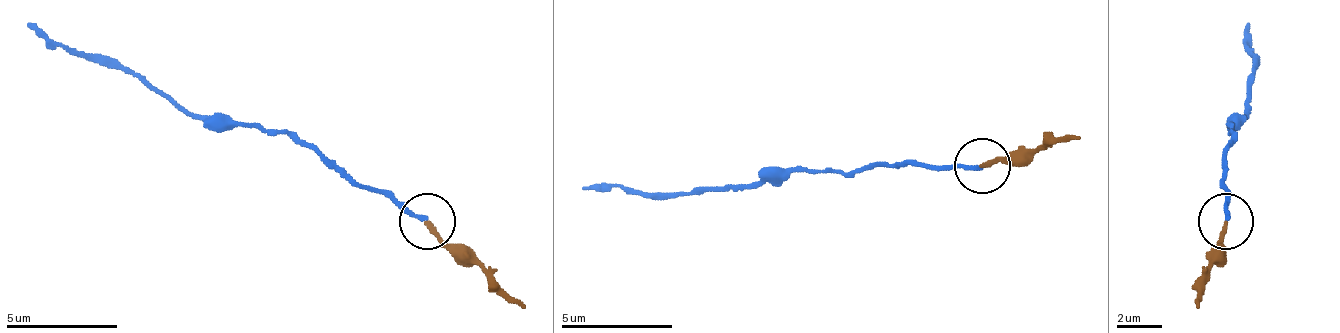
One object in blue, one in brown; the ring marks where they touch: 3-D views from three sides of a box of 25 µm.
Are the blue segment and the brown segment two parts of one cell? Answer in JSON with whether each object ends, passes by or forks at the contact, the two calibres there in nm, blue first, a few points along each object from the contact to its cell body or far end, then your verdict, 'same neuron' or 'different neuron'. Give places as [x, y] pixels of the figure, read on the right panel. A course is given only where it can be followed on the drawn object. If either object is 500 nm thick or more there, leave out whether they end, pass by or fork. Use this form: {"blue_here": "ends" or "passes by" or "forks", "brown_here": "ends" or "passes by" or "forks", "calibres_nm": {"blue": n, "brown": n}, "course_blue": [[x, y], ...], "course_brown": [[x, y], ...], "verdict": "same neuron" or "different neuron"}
{"blue_here": "ends", "brown_here": "ends", "calibres_nm": {"blue": 190, "brown": 190}, "course_blue": [[1224, 220], [1230, 125], [1246, 114], [1252, 75], [1246, 24]], "course_brown": [[1224, 220], [1196, 309]], "verdict": "different neuron"}

